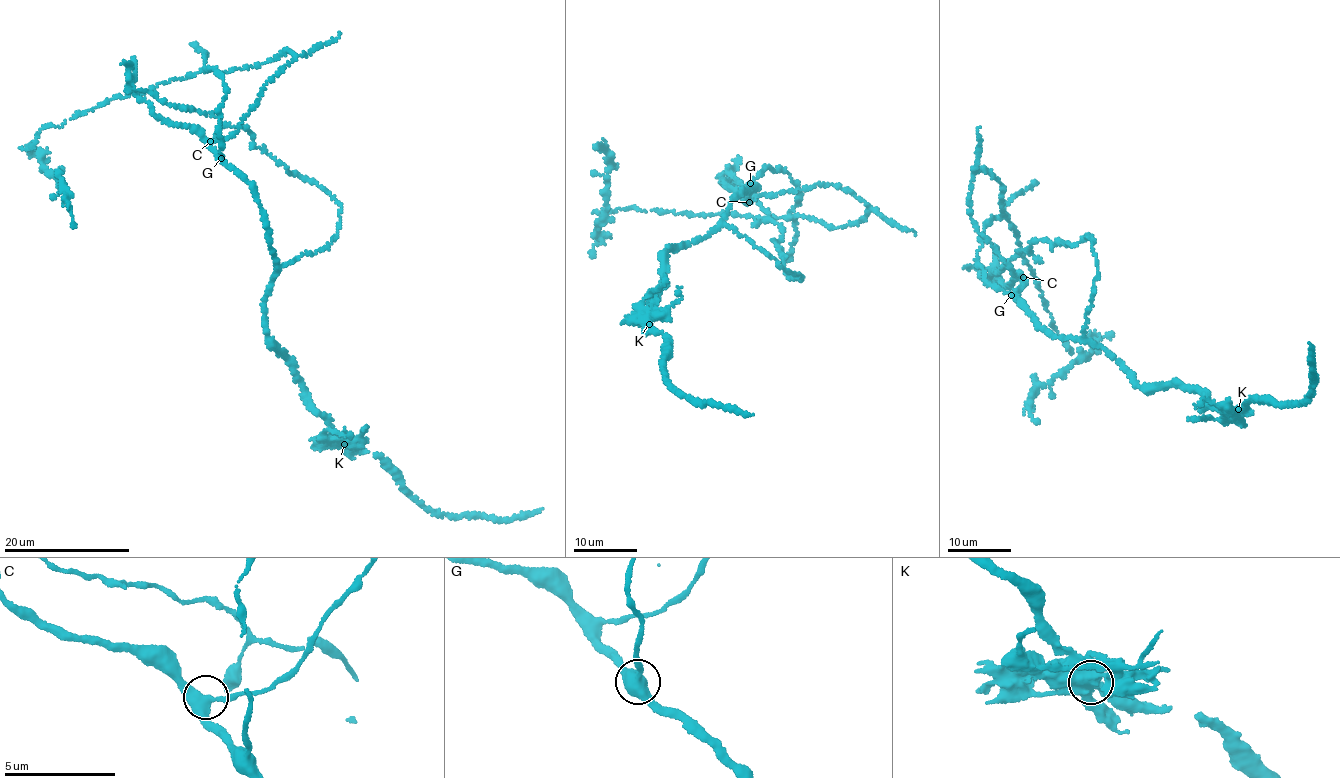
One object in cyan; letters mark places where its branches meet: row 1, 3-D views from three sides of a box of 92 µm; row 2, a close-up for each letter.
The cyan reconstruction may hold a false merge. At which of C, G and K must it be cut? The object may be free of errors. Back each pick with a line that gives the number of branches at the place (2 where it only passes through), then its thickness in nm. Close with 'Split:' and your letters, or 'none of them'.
K: 3 branches meet; 500 nm thick
Split: K

